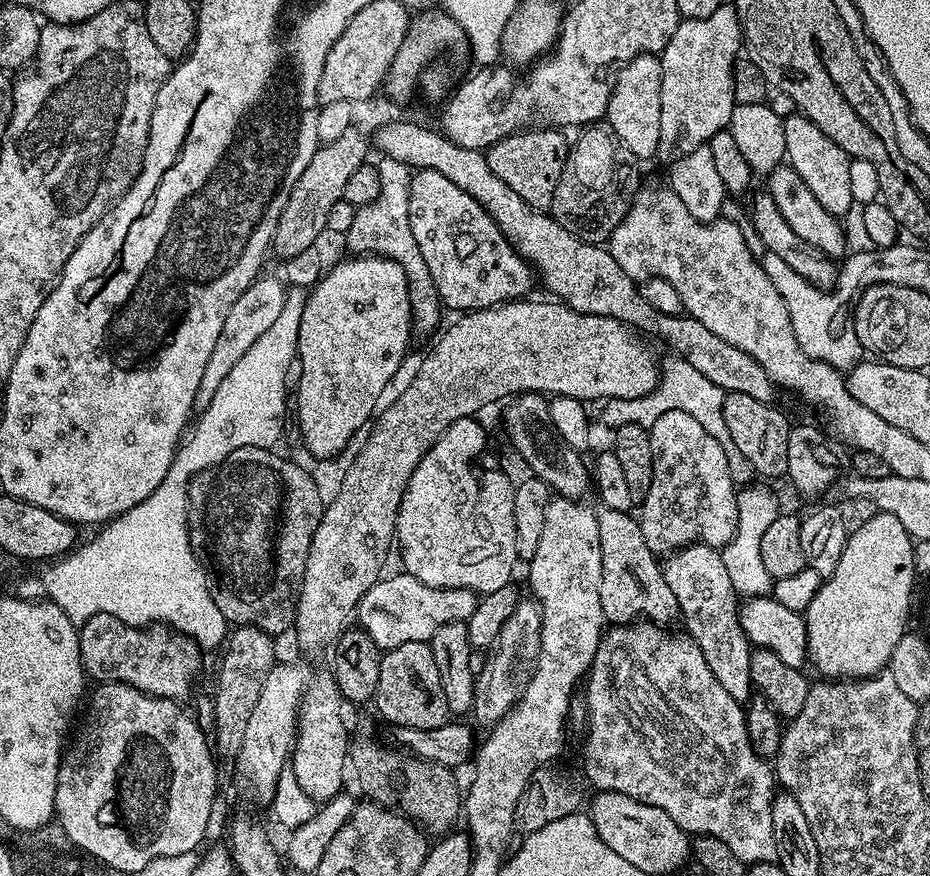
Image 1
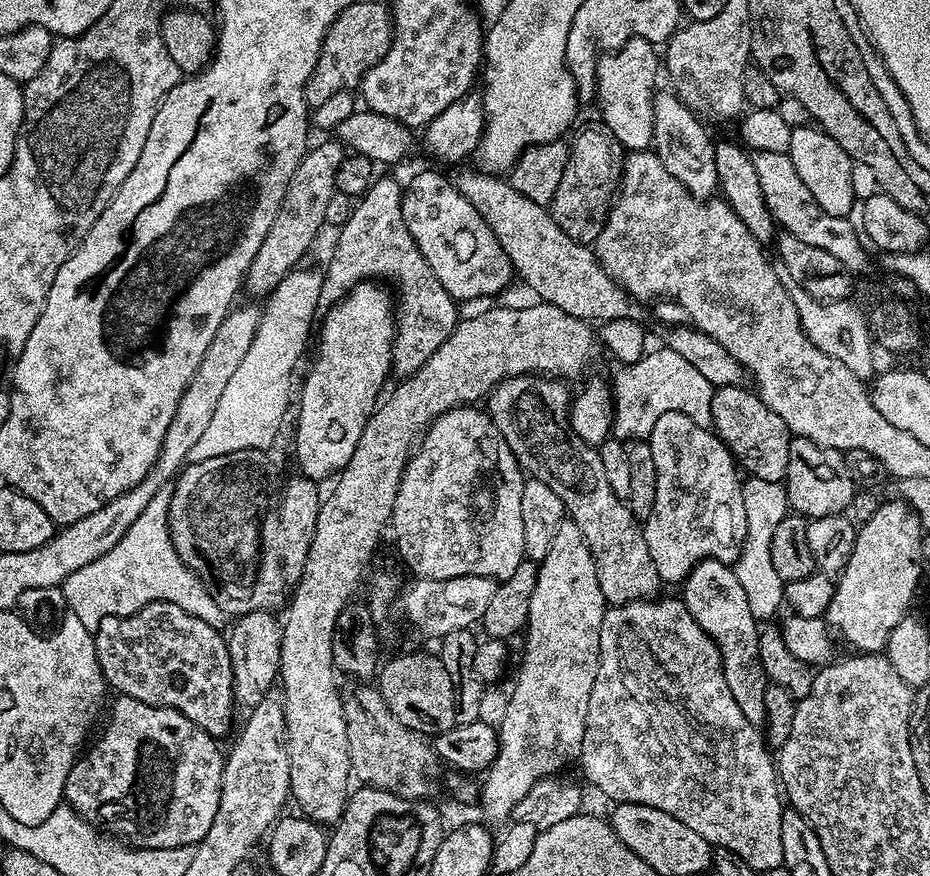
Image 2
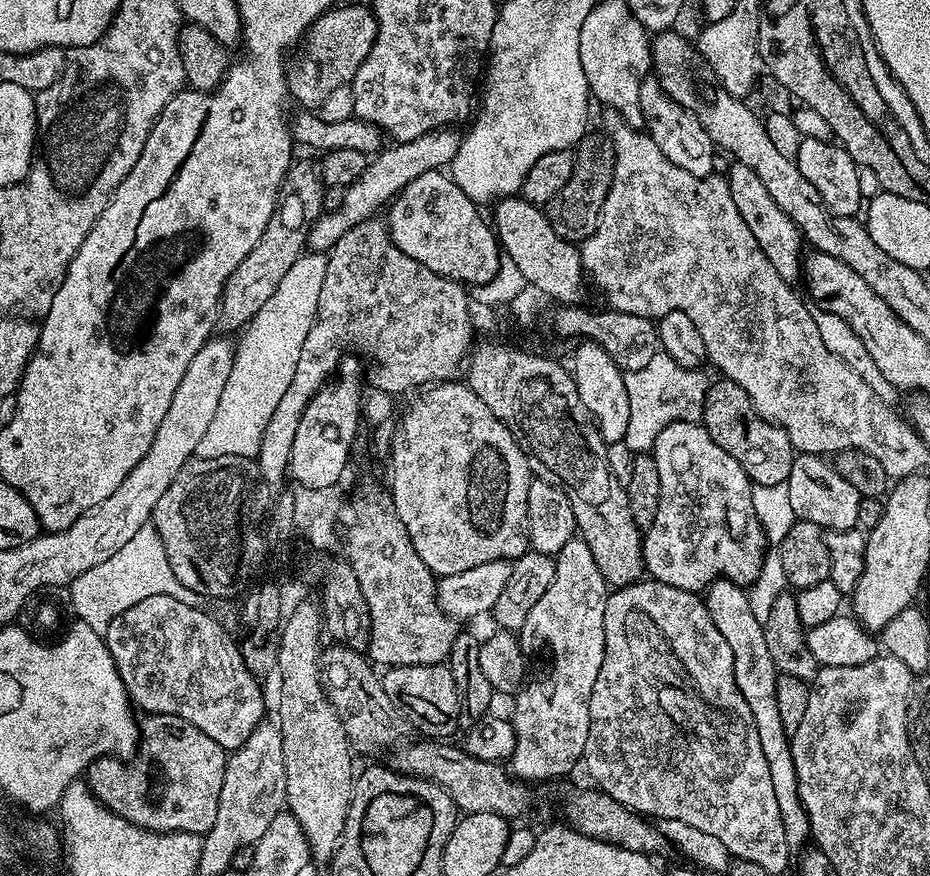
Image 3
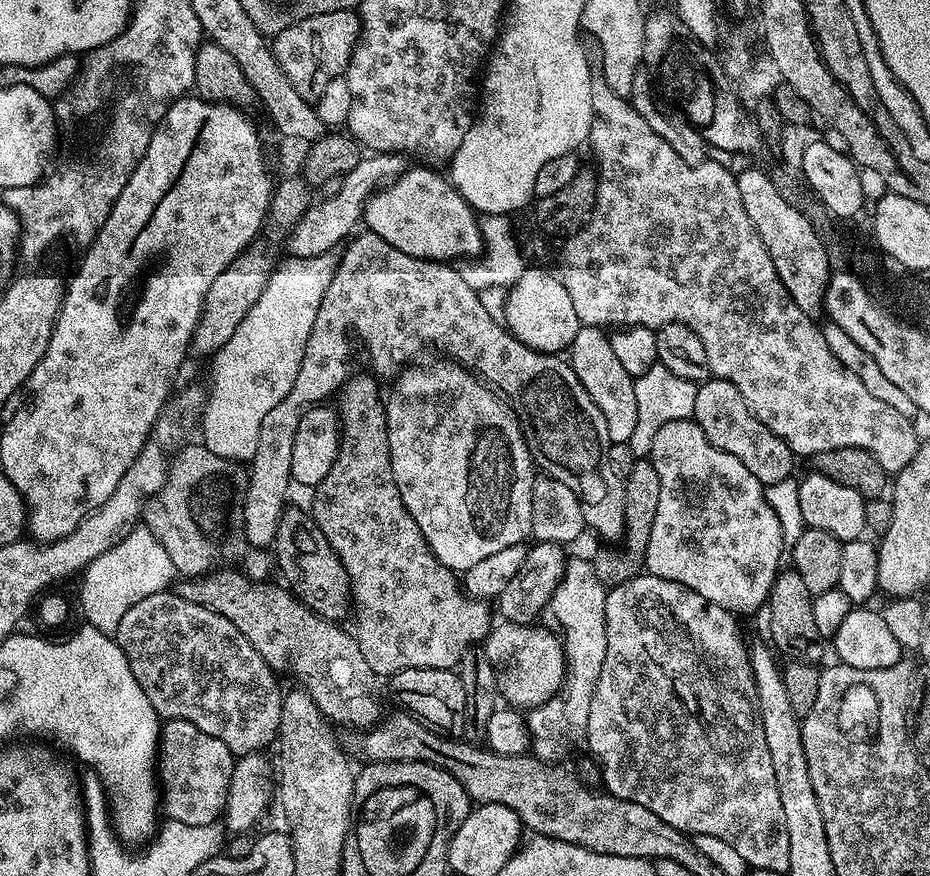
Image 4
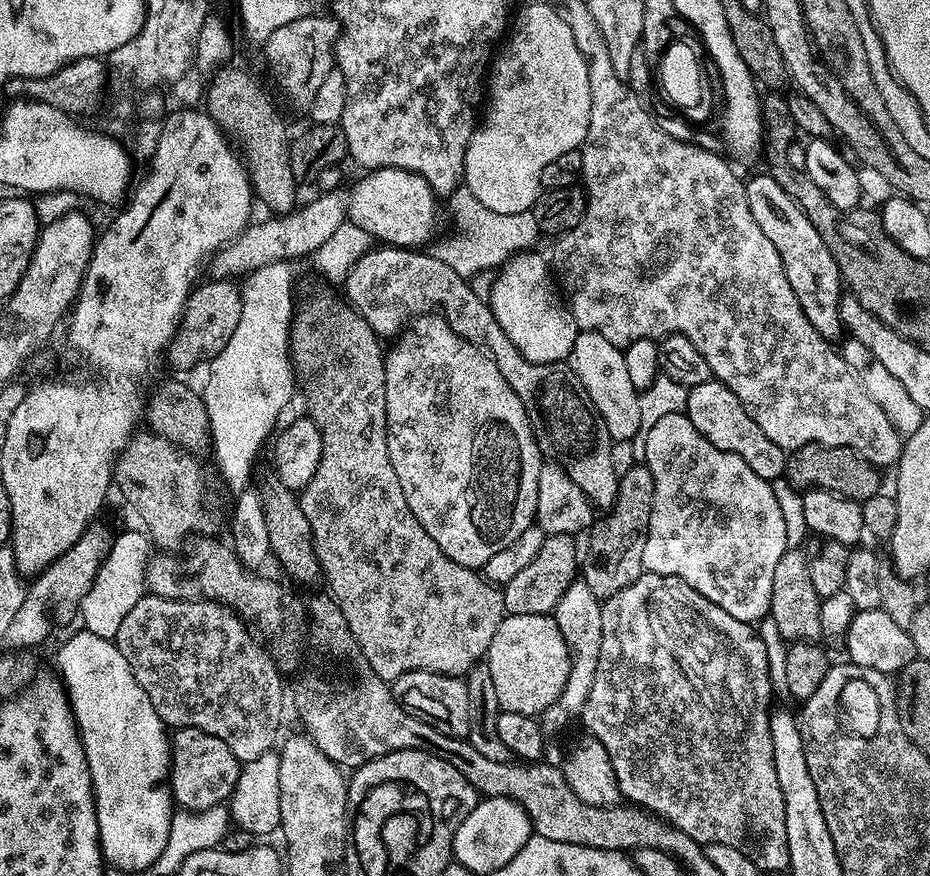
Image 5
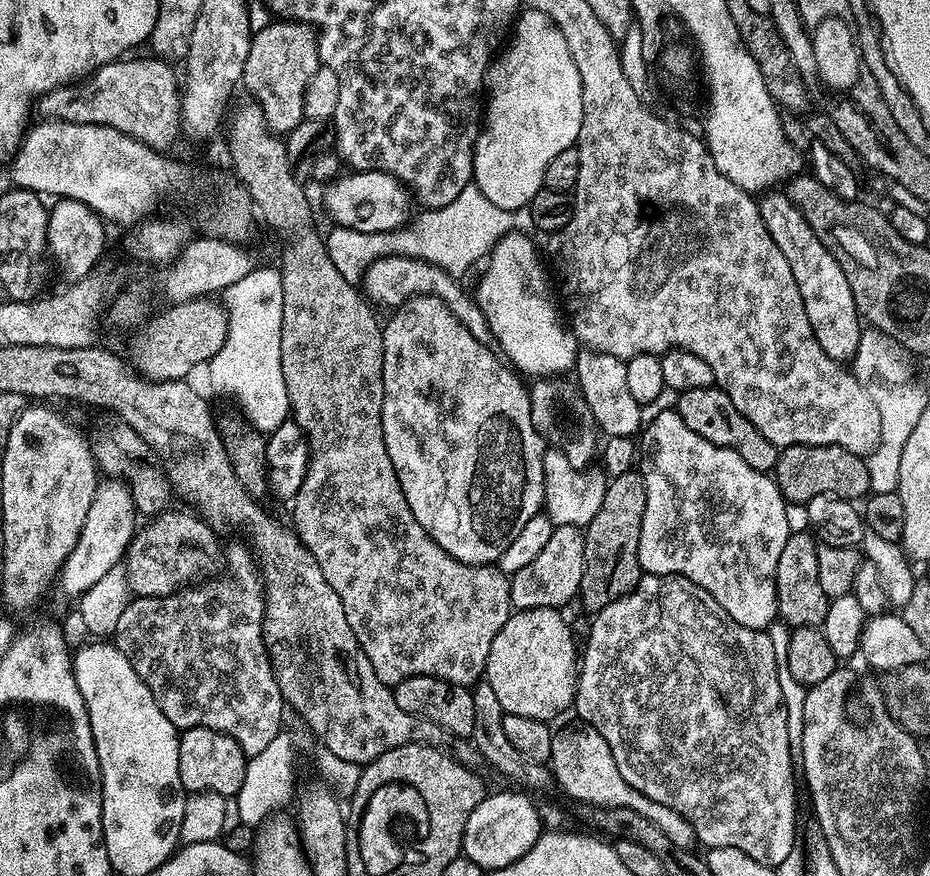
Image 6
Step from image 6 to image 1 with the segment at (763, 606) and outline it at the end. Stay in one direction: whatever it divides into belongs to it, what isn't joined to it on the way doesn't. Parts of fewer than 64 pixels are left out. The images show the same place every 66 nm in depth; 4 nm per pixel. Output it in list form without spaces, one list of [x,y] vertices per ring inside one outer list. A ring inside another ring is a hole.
[[[670,410],[654,422],[650,429],[650,446],[652,447],[652,465],[654,474],[650,482],[650,490],[642,501],[641,512],[638,512],[642,538],[646,538],[646,546],[657,554],[671,554],[681,548],[689,548],[692,544],[705,544],[720,550],[731,542],[738,526],[738,506],[736,497],[737,485],[732,483],[723,447],[714,438],[702,430],[690,414],[681,410]]]

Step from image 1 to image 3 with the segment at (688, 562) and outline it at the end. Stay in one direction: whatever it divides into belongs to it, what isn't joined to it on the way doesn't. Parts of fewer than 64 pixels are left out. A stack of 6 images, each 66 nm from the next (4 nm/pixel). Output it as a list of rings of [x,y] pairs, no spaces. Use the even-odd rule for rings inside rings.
[[[721,578],[709,584],[703,602],[734,656],[734,682],[750,706],[755,729],[758,730],[759,741],[762,742],[762,751],[766,754],[766,766],[770,766],[770,783],[774,785],[774,798],[778,798],[778,814],[782,814],[788,847],[792,850],[800,847],[803,849],[809,843],[812,827],[798,794],[798,774],[794,770],[790,733],[782,726],[782,717],[778,714],[778,673],[770,658],[770,649],[766,647],[764,626],[754,618],[754,613],[750,610],[747,591],[729,580]]]

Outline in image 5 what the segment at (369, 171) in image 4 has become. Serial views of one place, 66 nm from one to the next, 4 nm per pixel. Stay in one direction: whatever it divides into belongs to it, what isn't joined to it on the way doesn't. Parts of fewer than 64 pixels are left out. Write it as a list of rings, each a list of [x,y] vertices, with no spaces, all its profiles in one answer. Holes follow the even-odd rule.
[[[343,191],[321,192],[314,195],[309,204],[301,203],[291,212],[277,215],[272,220],[260,220],[249,223],[248,227],[230,241],[219,248],[210,260],[211,275],[218,280],[232,280],[247,277],[248,273],[258,270],[262,266],[270,266],[274,262],[297,262],[303,256],[311,257],[322,246],[322,242],[338,230],[346,222],[348,215],[349,197],[343,196]]]

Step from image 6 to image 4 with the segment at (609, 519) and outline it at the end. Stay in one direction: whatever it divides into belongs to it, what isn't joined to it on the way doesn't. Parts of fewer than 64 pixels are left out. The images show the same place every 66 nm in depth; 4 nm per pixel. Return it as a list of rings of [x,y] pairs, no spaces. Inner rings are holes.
[[[640,458],[633,463],[630,474],[624,481],[624,534],[617,552],[604,552],[595,557],[596,577],[605,586],[615,586],[640,575],[644,568],[646,546],[650,542],[650,530],[654,526],[654,514],[658,514],[658,498],[662,491],[662,482],[658,479],[658,470],[654,470],[651,459]]]

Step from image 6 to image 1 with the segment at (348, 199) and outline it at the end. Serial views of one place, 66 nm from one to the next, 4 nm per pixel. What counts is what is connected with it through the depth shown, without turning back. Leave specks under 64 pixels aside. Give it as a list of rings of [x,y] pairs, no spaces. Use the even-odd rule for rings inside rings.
[[[422,168],[413,175],[412,185],[410,186],[410,230],[414,230],[414,238],[418,238],[418,250],[422,250],[422,258],[426,258],[426,266],[434,278],[434,286],[440,295],[440,303],[445,309],[453,308],[453,313],[456,314],[476,312],[479,308],[493,308],[499,304],[505,304],[508,300],[519,300],[527,297],[531,293],[528,291],[532,288],[532,280],[534,284],[532,265],[527,264],[518,255],[514,246],[502,234],[502,230],[498,230],[494,218],[490,218],[490,214],[479,202],[472,198],[466,190],[460,190],[458,186],[454,186],[454,182],[450,182],[450,178],[445,178],[444,175],[438,174],[434,170]]]

